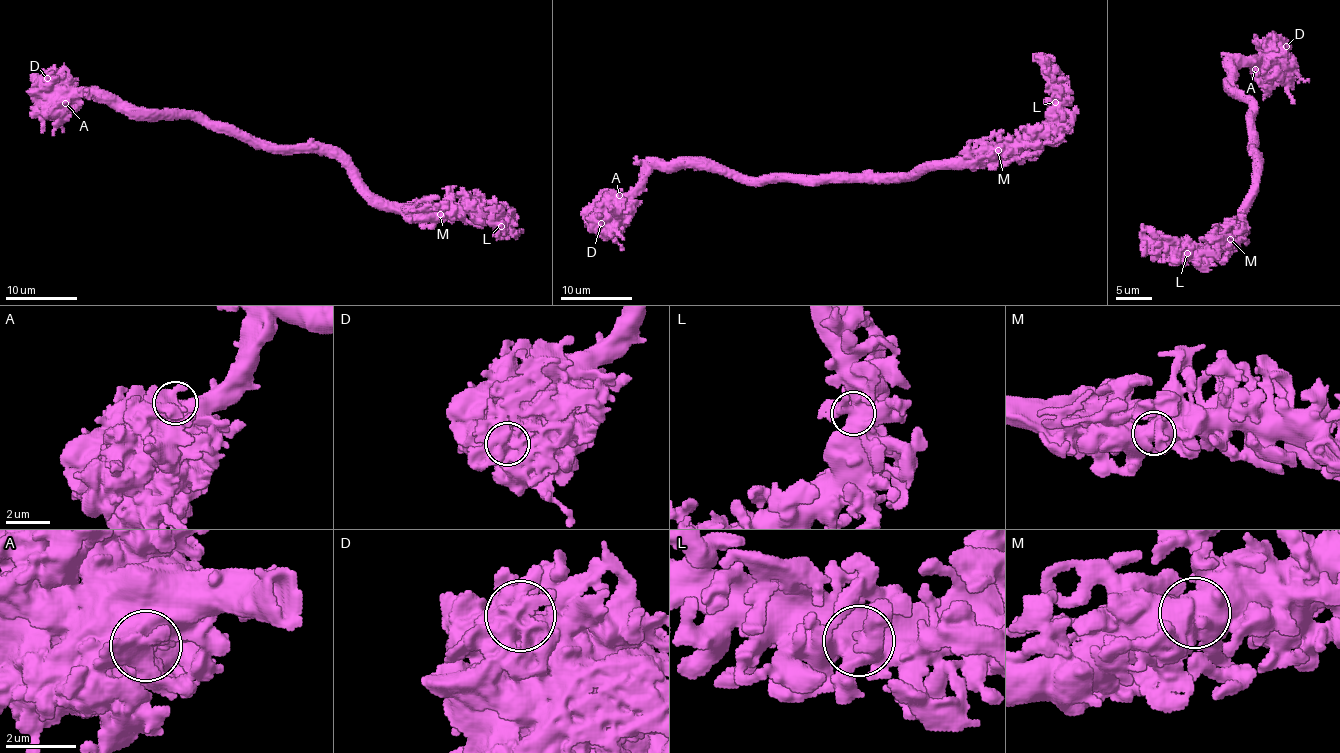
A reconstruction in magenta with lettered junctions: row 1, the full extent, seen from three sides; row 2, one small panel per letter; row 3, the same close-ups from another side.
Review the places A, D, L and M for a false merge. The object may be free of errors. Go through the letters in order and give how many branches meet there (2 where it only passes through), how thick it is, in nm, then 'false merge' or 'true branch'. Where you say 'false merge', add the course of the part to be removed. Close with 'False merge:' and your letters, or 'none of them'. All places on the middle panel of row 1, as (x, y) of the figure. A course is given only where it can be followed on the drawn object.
A: 2 | 700 nm | true branch
D: 2 | 700 nm | true branch
L: 2 | 800 nm | true branch
M: 2 | 800 nm | true branch
False merge: none of them

